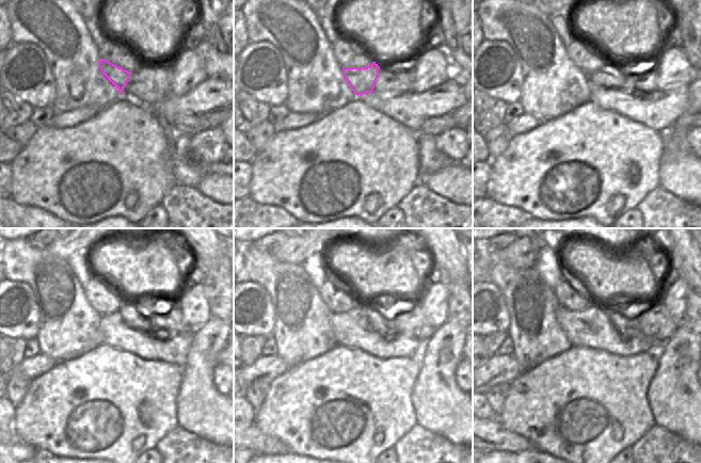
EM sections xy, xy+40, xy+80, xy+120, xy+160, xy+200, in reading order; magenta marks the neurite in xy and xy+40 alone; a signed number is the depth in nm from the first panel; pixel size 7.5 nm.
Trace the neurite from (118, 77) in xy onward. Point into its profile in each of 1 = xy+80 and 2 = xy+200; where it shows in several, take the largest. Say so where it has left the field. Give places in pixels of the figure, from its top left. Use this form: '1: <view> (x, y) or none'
1: xy+80 (610, 76)
2: xy+200 (626, 324)

